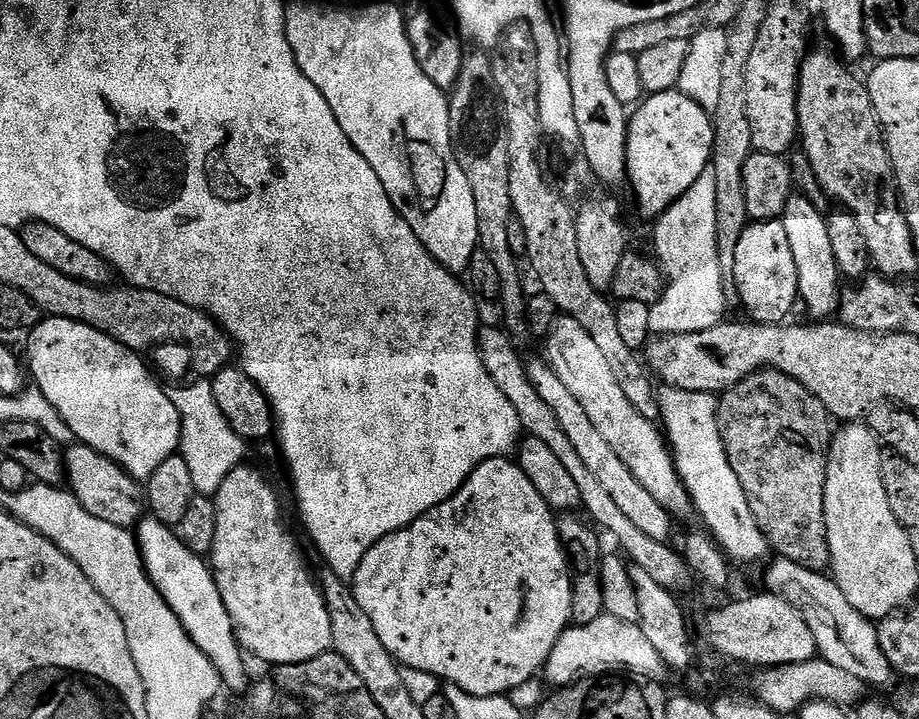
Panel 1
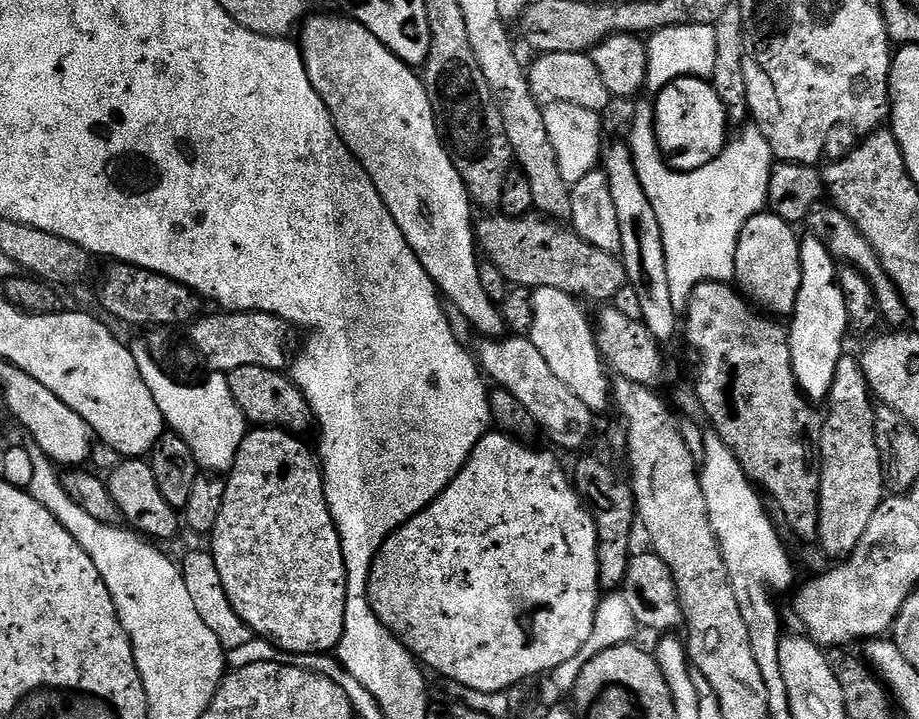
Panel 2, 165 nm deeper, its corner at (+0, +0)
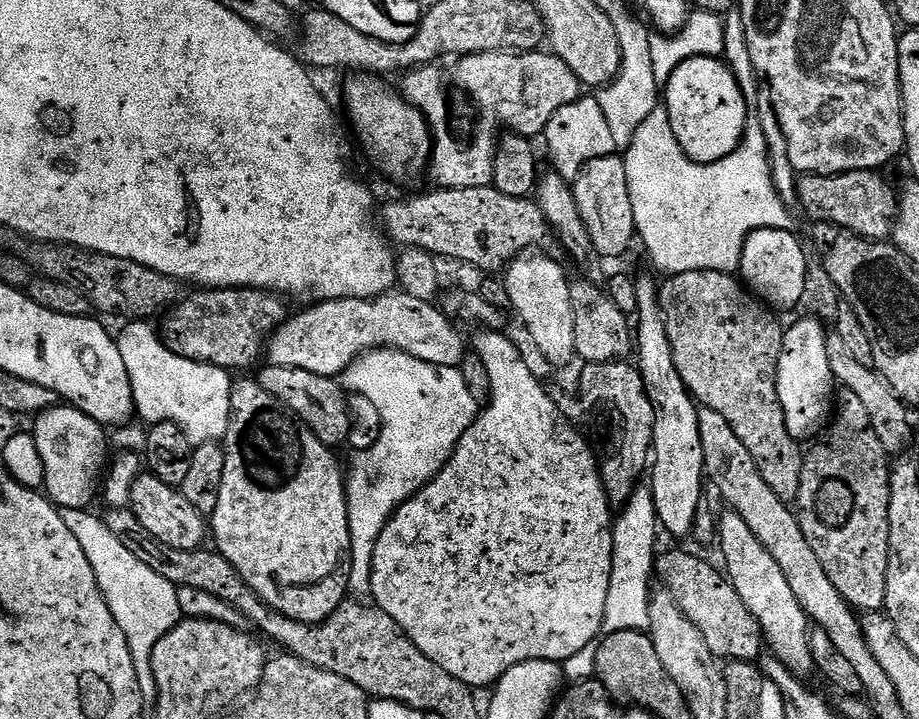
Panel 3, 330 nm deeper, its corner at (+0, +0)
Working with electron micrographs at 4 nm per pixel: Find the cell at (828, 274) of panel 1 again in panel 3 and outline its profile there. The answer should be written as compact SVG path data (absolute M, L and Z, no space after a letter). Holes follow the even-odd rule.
M819 319L816 320L800 320L792 325L789 323L784 333L784 349L778 358L778 402L784 415L786 430L797 438L808 436L820 423L823 425L834 404L834 381L830 358L826 354L829 333L824 332L825 325Z

